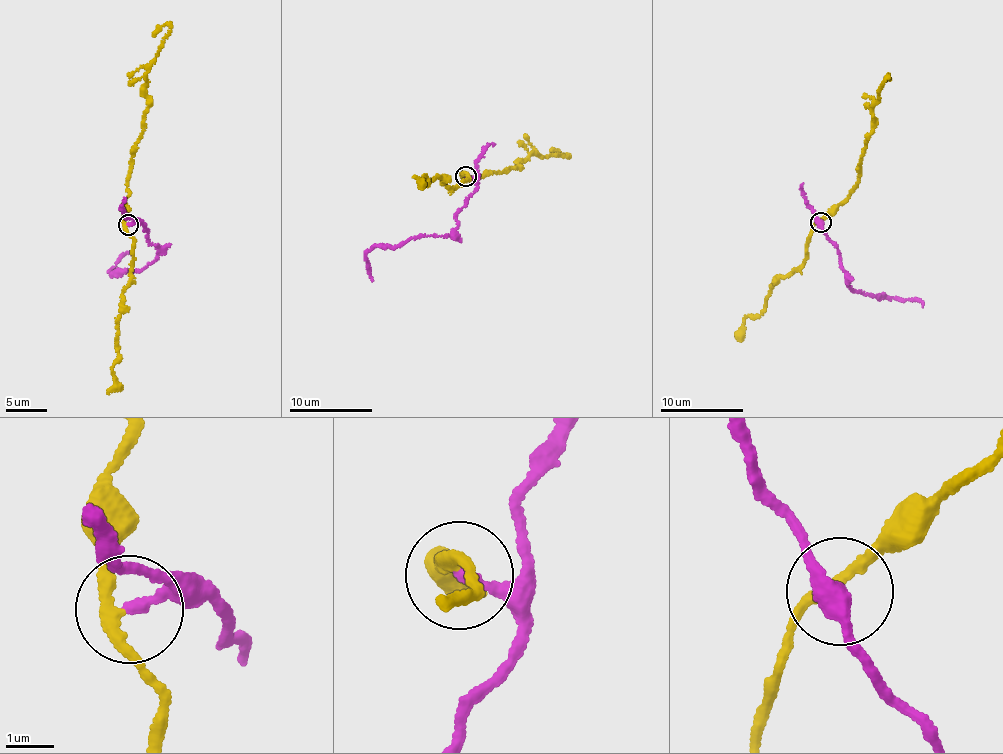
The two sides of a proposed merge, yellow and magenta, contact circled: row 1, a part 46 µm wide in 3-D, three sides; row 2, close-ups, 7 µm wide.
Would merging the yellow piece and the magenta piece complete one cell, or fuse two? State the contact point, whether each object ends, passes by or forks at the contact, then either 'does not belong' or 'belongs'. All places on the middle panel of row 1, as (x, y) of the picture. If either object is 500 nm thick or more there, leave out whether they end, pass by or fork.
at (466, 176); yellow passes by; magenta ends there; does not belong

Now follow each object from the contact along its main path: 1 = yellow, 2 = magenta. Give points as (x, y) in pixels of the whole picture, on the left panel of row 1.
1: (127, 225), (127, 186), (133, 146), (142, 134), (148, 108), (146, 69), (169, 27), (164, 26), (152, 36)
2: (127, 225), (143, 224), (148, 242), (158, 247), (157, 258), (140, 270), (110, 272), (121, 258), (131, 255)

